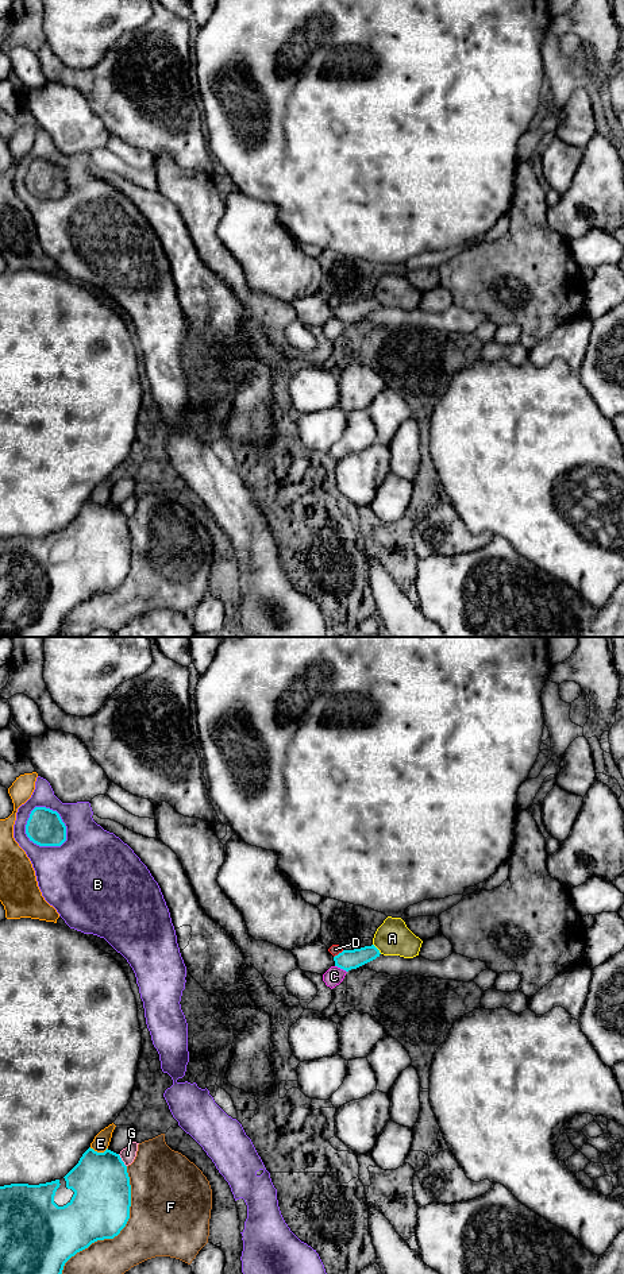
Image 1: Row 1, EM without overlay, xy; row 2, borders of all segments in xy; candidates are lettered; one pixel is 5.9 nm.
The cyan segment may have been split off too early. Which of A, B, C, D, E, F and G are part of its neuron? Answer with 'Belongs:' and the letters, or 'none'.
Belongs: none

